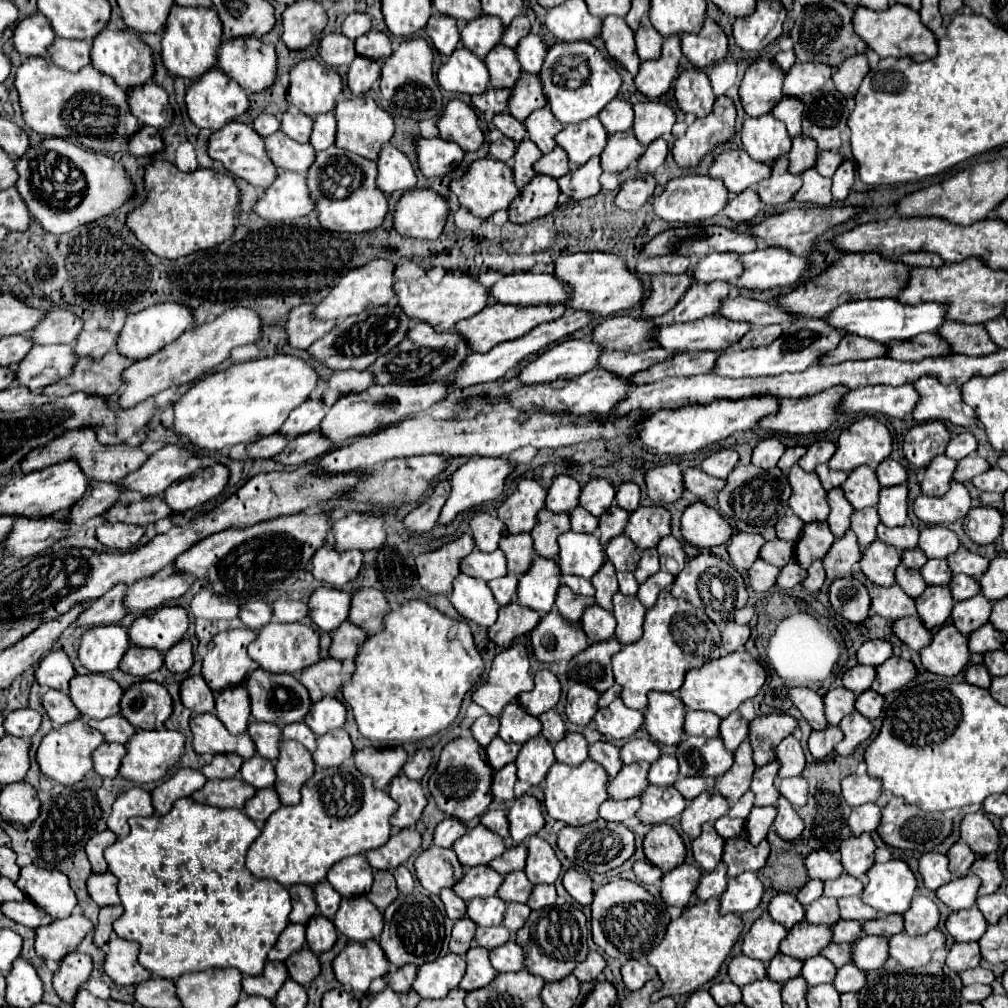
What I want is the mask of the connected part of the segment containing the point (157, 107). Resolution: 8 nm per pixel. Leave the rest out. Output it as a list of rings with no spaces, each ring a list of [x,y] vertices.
[[[154,82],[132,88],[128,92],[128,104],[132,114],[146,126],[162,130],[168,128],[174,120],[174,110],[170,108],[166,90]]]

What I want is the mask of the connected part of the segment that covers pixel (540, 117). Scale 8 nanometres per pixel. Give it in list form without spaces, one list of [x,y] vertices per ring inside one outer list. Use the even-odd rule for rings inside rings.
[[[548,106],[532,112],[526,122],[524,122],[526,130],[528,130],[528,138],[544,152],[552,152],[556,148],[556,140],[554,136],[564,128],[562,122],[558,122],[554,118],[554,114],[548,110]]]

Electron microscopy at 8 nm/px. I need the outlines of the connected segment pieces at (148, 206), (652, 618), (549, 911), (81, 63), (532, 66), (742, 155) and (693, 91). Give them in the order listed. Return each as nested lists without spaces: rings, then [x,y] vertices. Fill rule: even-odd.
[[[154,160],[146,166],[148,200],[134,208],[126,226],[156,256],[178,260],[196,250],[210,250],[226,238],[232,238],[238,222],[240,190],[234,180],[214,170],[198,168],[196,172],[180,172],[166,160]]]
[[[662,590],[654,608],[646,612],[644,636],[624,646],[612,658],[614,680],[624,688],[622,700],[628,708],[646,710],[648,692],[678,692],[684,676],[692,668],[700,668],[706,662],[722,656],[722,638],[718,626],[704,614],[696,610],[690,602],[674,598],[670,590]]]
[[[554,904],[542,910],[532,910],[524,928],[518,930],[516,942],[524,948],[524,966],[530,974],[542,976],[546,982],[558,982],[588,956],[588,920],[574,904]]]
[[[56,38],[48,54],[56,66],[70,72],[78,72],[80,68],[90,64],[90,48],[92,48],[92,42]]]
[[[528,34],[526,38],[520,40],[516,54],[518,54],[518,60],[520,60],[524,72],[538,74],[540,66],[544,64],[544,58],[548,54],[548,46],[544,44],[544,40],[540,36]]]
[[[728,150],[720,154],[710,166],[710,176],[720,178],[732,194],[740,194],[742,190],[756,186],[760,180],[770,178],[770,174],[770,164],[752,160],[744,150]]]
[[[702,70],[682,72],[674,84],[674,96],[684,112],[692,112],[698,118],[708,116],[716,100],[710,80]]]

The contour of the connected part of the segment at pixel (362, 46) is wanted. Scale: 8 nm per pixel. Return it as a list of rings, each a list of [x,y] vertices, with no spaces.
[[[368,32],[356,40],[356,52],[364,58],[384,60],[392,54],[392,42],[384,32]]]

